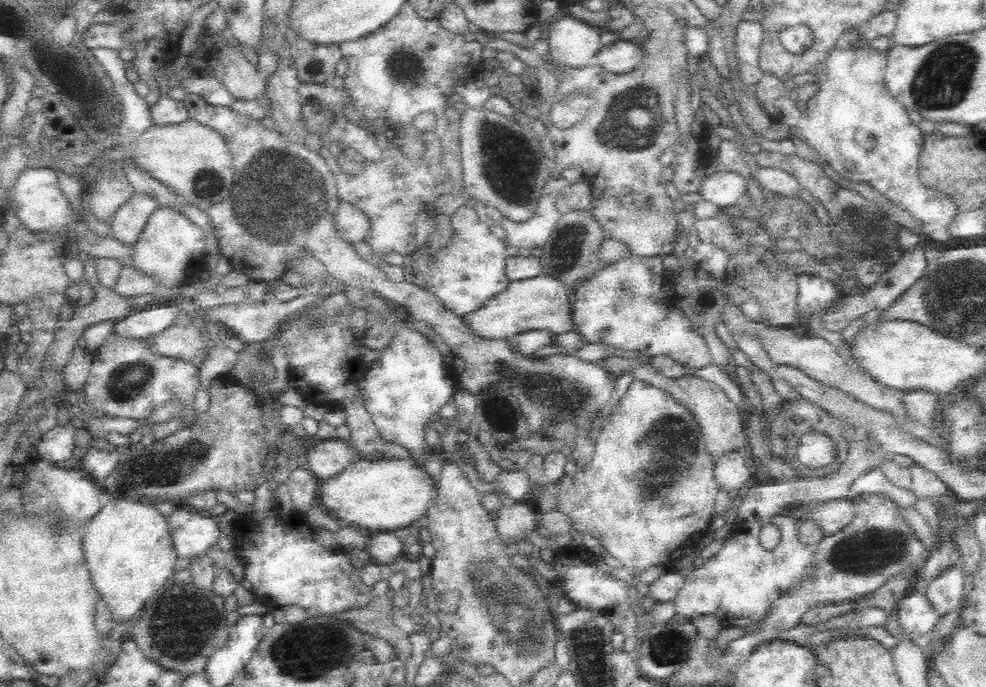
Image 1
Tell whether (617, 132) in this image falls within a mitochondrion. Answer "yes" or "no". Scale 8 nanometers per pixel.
yes

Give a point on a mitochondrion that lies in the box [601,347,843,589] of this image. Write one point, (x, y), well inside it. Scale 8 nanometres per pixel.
(665, 454)

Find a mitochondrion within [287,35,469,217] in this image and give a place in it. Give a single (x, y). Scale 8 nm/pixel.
(407, 65)

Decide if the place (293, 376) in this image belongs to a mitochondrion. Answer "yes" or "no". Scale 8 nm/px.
no

